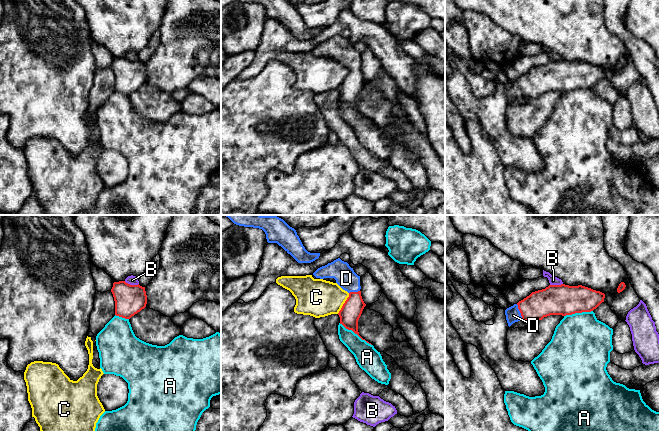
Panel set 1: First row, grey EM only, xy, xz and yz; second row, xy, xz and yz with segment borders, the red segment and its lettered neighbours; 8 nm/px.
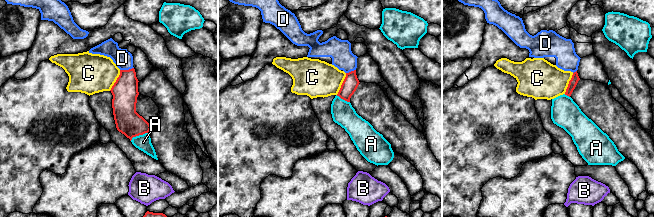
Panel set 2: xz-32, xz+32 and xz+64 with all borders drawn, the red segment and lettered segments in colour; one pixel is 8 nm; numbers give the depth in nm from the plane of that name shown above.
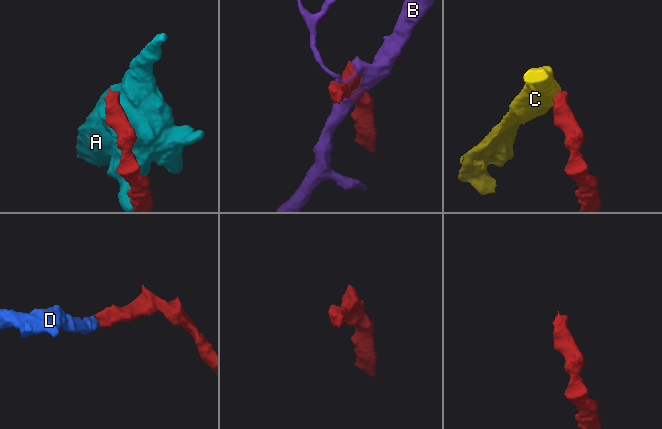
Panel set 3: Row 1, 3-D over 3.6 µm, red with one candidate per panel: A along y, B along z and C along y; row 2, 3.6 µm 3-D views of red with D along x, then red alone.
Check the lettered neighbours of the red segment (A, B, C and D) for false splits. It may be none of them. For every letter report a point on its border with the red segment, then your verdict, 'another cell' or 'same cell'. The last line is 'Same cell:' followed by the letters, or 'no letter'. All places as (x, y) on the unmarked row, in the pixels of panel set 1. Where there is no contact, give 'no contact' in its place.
A: contact xz (355, 109); another cell
B: contact xy (131, 61); another cell
C: contact xz (344, 79); another cell
D: contact yz (520, 88); same cell
Same cell: D

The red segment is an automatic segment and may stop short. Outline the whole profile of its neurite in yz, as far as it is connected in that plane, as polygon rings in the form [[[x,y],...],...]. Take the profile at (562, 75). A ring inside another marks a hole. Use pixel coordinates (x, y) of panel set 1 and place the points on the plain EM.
[[[549,61],[507,84],[505,91],[509,103],[520,96],[531,100],[550,91],[591,88],[604,74],[604,69],[582,61]]]

